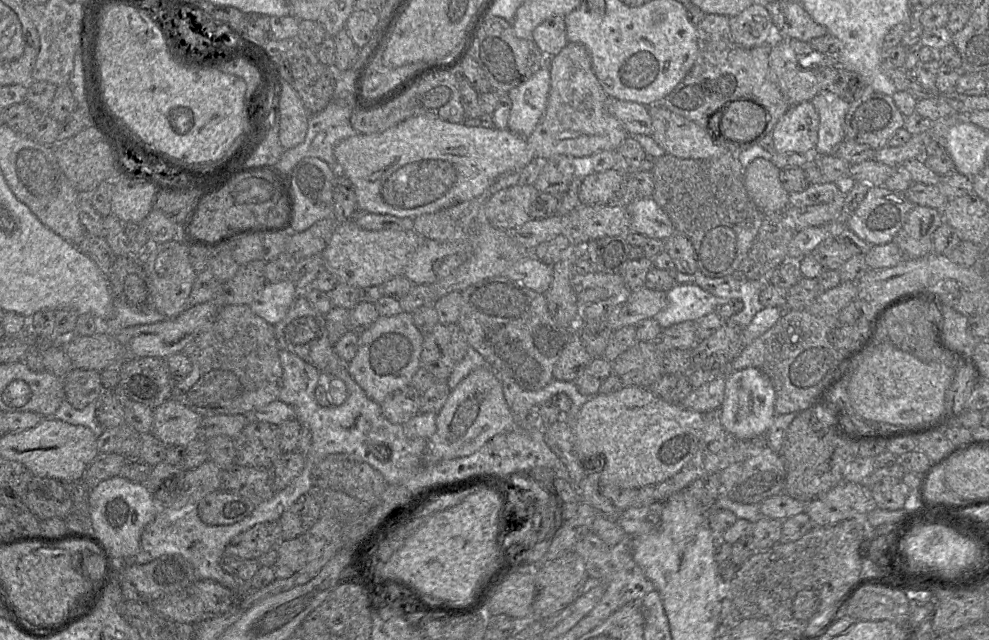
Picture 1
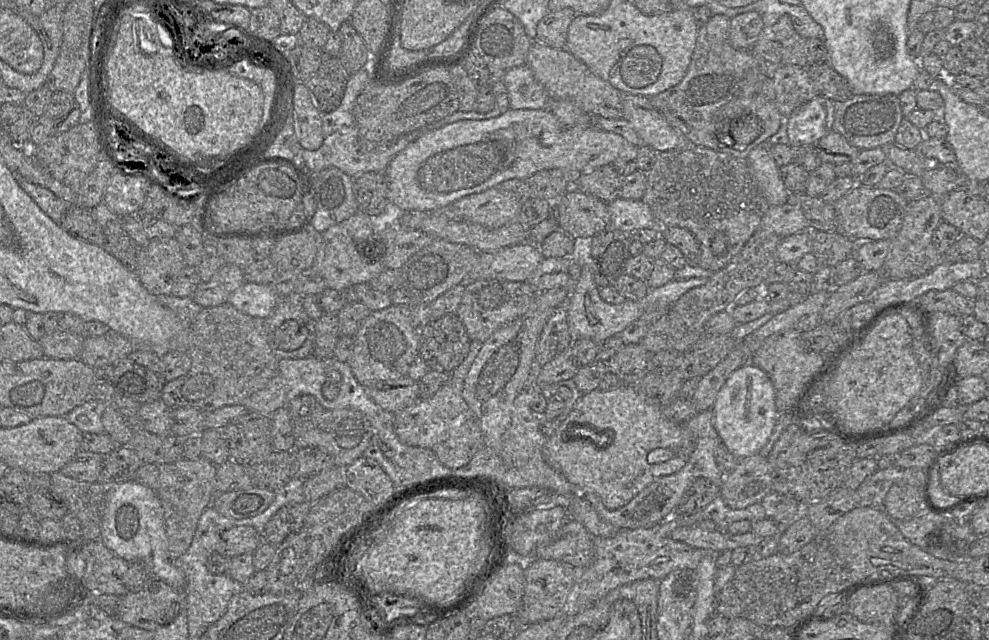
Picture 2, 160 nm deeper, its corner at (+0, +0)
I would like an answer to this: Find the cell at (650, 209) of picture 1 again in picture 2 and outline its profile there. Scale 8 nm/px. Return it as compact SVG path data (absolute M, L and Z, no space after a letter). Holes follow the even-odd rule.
M617 197L608 203L609 227L613 230L630 233L637 229L657 226L650 207L641 199Z

